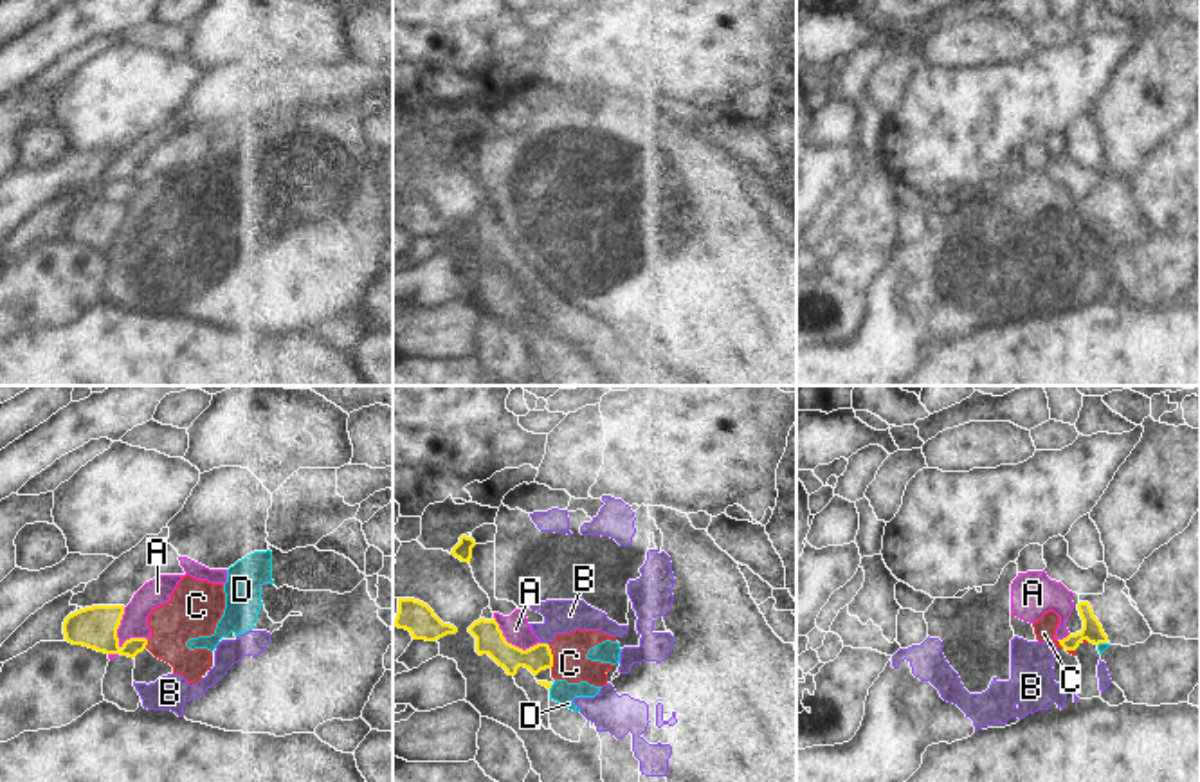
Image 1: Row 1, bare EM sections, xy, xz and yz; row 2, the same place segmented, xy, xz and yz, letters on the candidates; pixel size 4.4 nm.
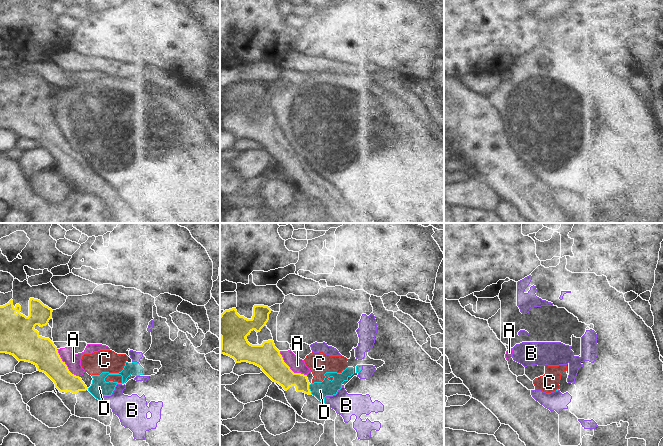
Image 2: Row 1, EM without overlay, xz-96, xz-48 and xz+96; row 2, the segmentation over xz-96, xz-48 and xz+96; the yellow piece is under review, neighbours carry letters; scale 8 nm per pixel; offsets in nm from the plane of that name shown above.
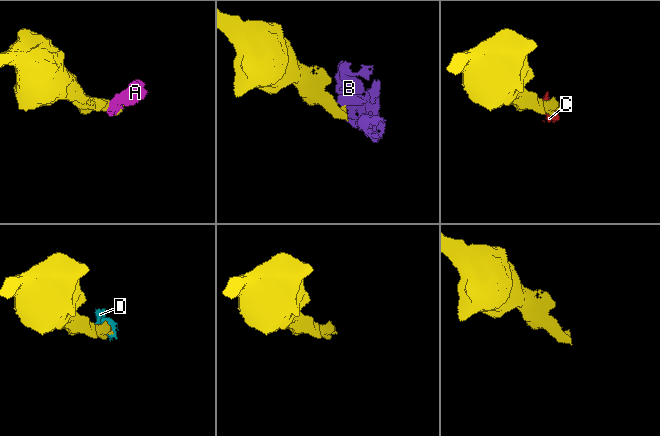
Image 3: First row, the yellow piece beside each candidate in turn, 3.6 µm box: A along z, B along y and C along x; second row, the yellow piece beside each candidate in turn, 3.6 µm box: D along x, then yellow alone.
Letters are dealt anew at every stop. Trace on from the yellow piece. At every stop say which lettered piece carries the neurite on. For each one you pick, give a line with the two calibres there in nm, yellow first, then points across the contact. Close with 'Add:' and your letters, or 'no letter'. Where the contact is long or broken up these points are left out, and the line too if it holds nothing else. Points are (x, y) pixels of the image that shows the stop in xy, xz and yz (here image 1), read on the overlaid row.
Add: no letter

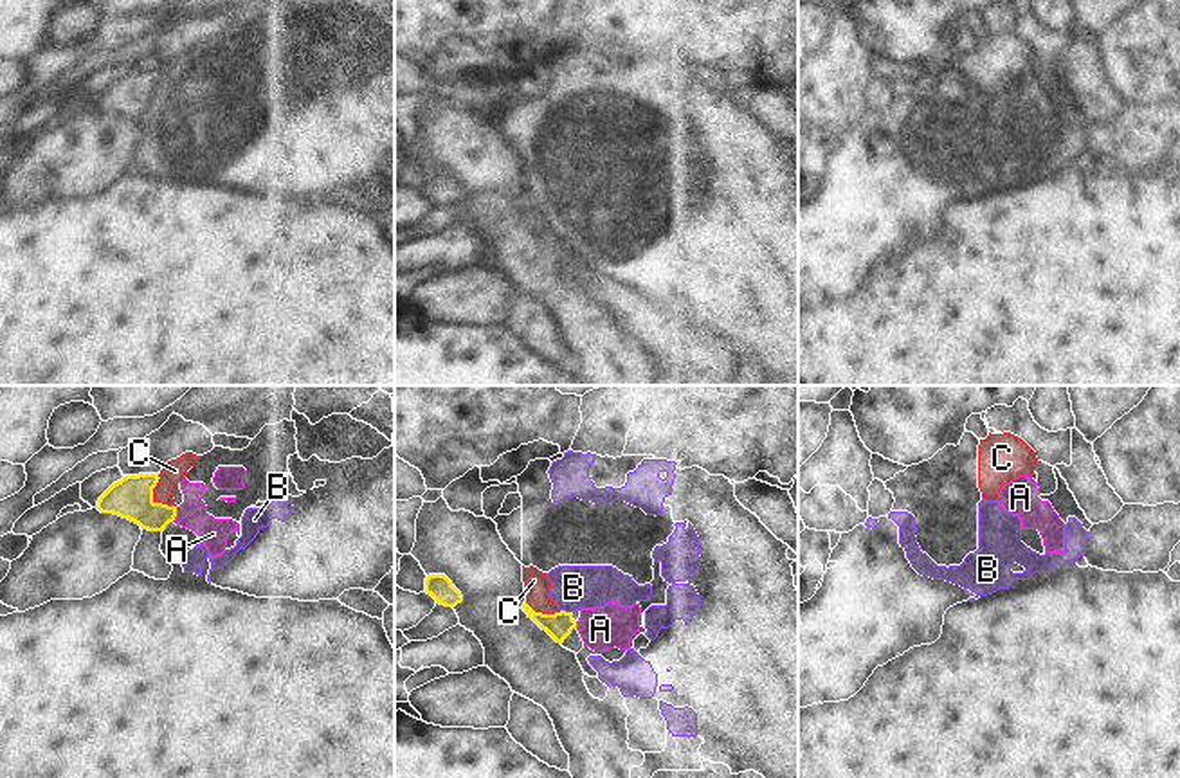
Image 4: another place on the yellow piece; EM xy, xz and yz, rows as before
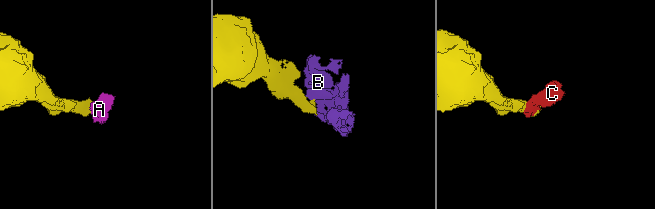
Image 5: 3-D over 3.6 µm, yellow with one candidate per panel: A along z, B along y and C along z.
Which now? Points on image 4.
Add: no letter

